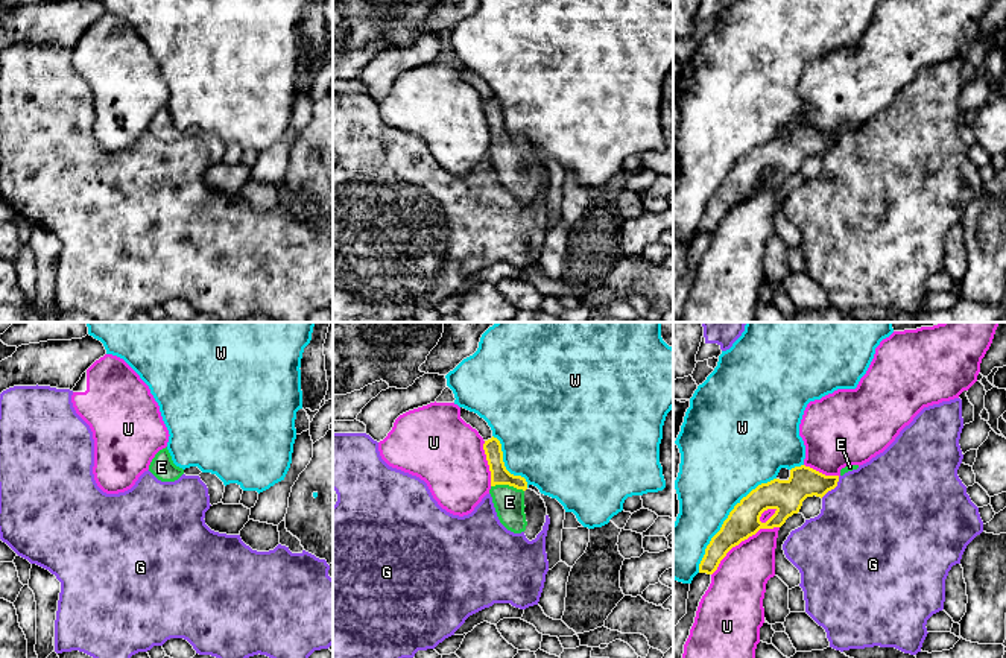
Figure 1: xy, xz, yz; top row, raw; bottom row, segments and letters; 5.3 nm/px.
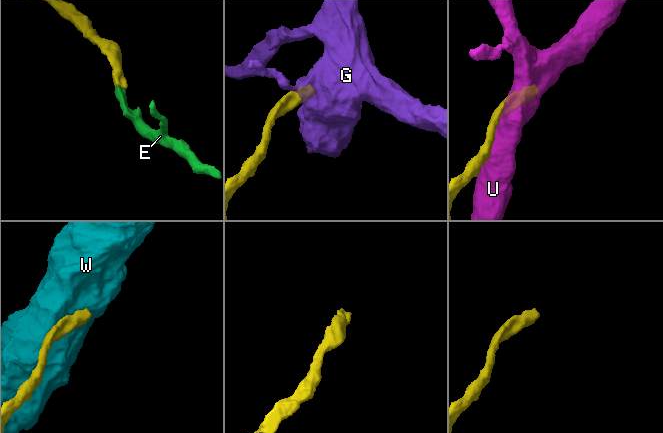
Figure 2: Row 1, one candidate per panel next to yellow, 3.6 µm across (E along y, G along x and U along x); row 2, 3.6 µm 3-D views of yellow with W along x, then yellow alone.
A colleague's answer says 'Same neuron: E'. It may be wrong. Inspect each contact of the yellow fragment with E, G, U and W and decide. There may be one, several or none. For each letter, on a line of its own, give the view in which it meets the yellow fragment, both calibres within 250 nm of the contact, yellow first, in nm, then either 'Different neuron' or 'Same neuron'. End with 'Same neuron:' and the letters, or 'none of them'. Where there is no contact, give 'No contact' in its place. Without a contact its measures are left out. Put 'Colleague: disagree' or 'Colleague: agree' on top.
Colleague: agree
E: Touches yellow in xz. Thickness 100 nm (yellow) against 160 nm. Same neuron
G: Touches yellow in yz. Thickness 180 nm (yellow) against 480 nm. Different neuron
U: Touches yellow in yz. Thickness 170 nm (yellow) against 300 nm. Different neuron
W: Touches yellow in yz. Thickness 170 nm (yellow) against 380 nm. Different neuron
Same neuron: E

